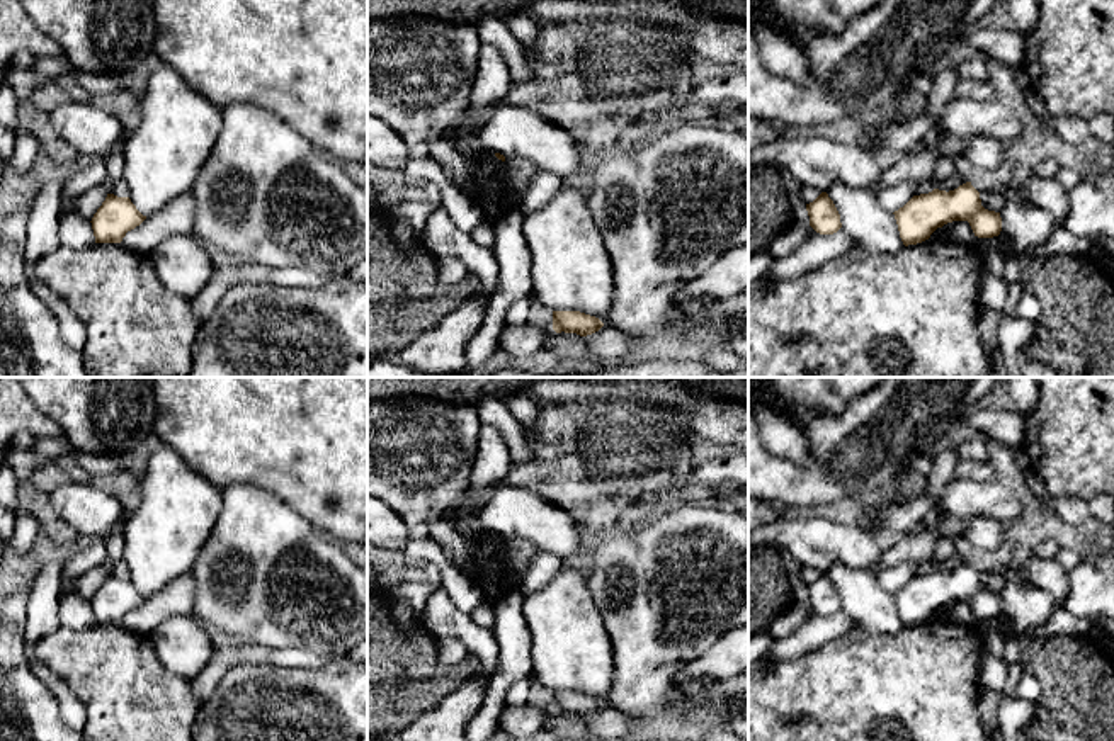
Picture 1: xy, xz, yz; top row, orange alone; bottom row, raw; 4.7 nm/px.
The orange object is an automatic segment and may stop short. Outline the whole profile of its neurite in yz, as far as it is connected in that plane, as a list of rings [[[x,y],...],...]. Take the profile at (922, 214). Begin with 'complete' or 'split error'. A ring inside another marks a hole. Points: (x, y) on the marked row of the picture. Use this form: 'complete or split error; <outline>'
complete; [[[971,182],[949,192],[934,189],[913,195],[893,214],[905,246],[929,240],[937,228],[952,221],[968,221],[978,238],[993,238],[1002,231],[1000,212],[981,206],[980,192]]]

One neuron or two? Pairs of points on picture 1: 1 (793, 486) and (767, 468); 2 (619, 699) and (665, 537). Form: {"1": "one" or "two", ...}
{"1": "one", "2": "one"}

